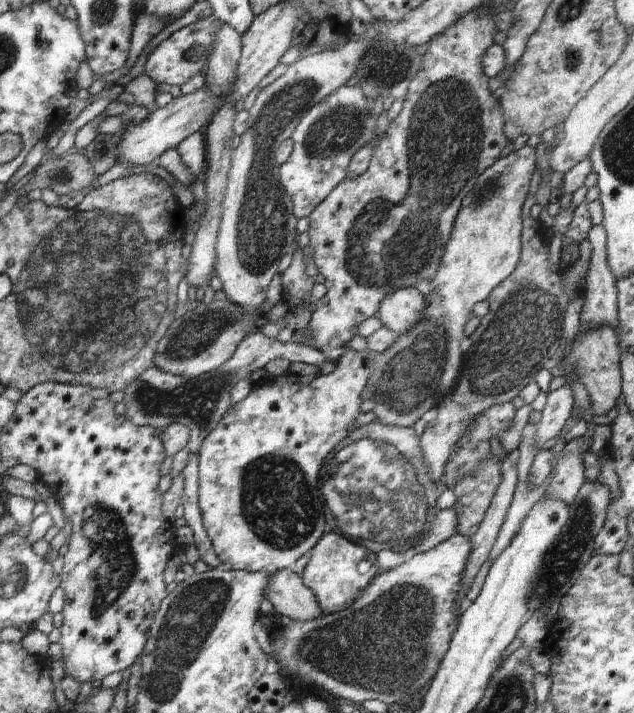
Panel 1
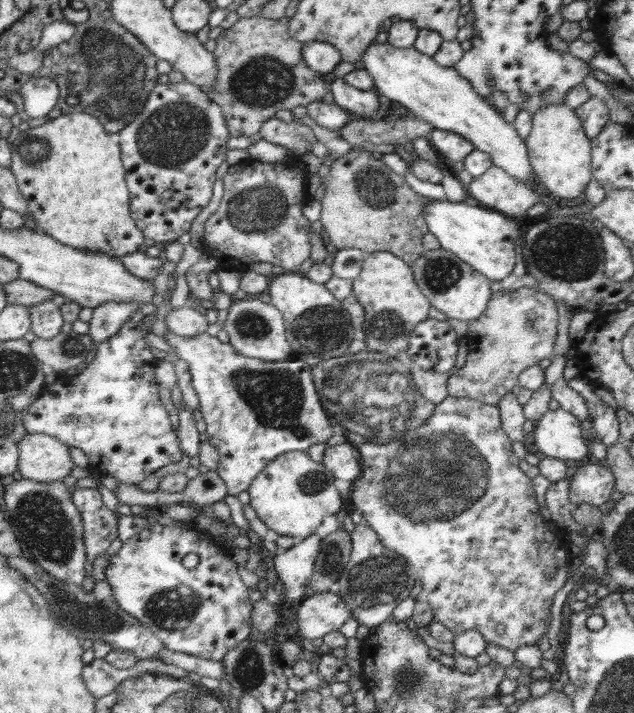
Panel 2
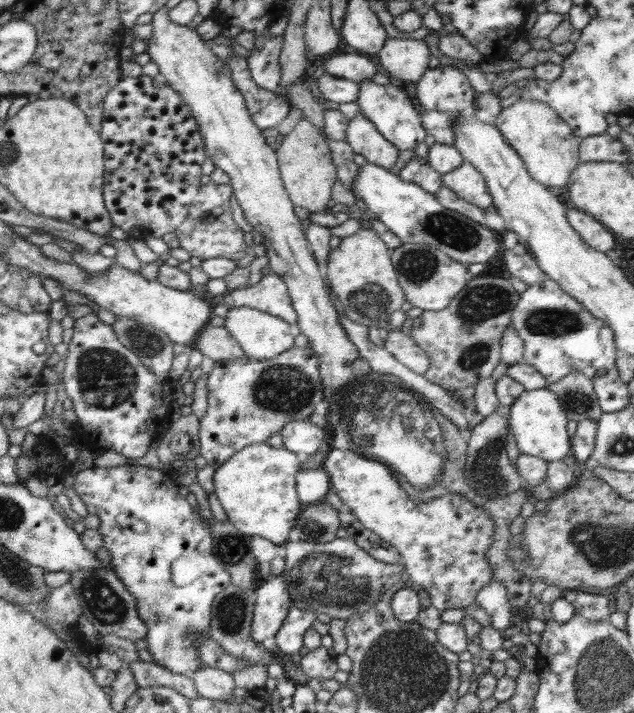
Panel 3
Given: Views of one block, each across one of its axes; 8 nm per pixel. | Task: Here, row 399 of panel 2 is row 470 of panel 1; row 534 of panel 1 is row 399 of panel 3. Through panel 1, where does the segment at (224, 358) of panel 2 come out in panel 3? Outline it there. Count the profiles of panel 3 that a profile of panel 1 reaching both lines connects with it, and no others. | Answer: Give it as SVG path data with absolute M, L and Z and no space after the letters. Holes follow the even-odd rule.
M293 346L290 350L282 352L282 354L275 356L273 359L256 360L255 358L245 356L244 358L237 358L236 360L219 360L214 363L214 369L206 380L208 389L208 409L206 410L206 415L199 419L200 428L198 440L200 441L200 454L206 459L206 464L212 466L214 470L221 464L224 464L224 462L235 452L238 452L238 450L242 450L242 448L250 446L250 444L264 443L272 435L281 434L282 427L285 427L286 423L297 421L298 419L308 419L316 408L316 405L324 400L323 386L321 385L321 378L319 378L318 359L311 346Z

